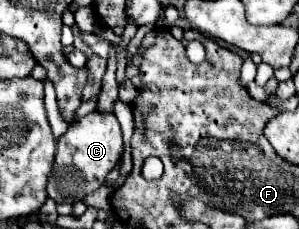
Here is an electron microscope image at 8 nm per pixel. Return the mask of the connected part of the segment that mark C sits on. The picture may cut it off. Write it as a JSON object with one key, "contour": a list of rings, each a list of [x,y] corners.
{"contour":[[[88,113],[86,117],[74,121],[68,131],[58,141],[56,161],[48,177],[48,197],[56,203],[76,203],[82,197],[94,193],[106,179],[106,175],[116,167],[124,153],[124,141],[120,123],[112,113]]]}

